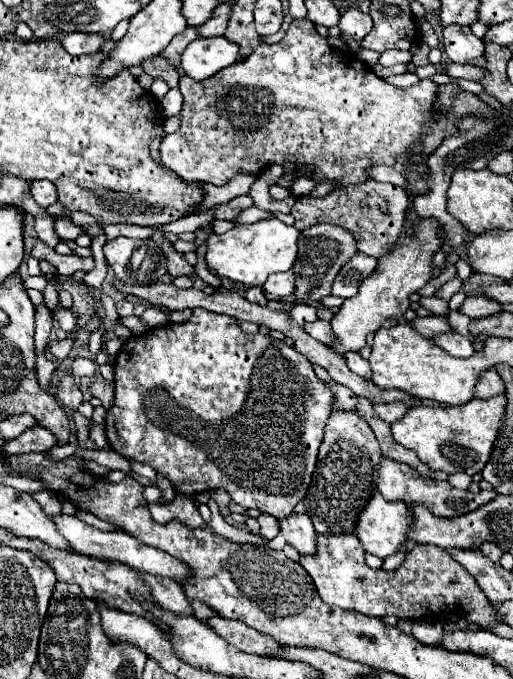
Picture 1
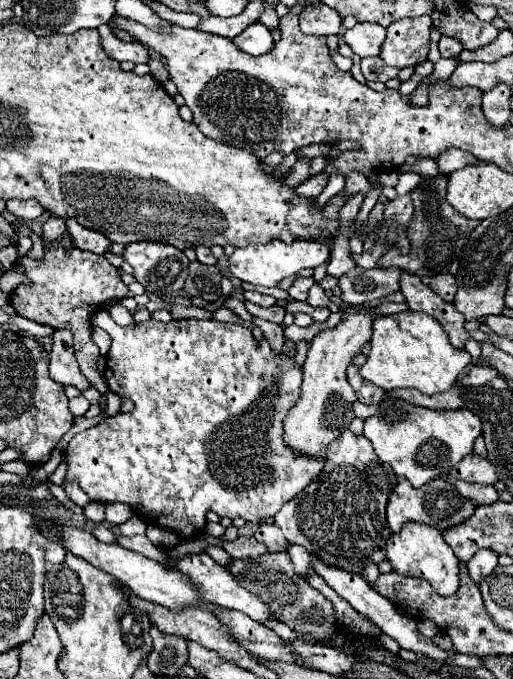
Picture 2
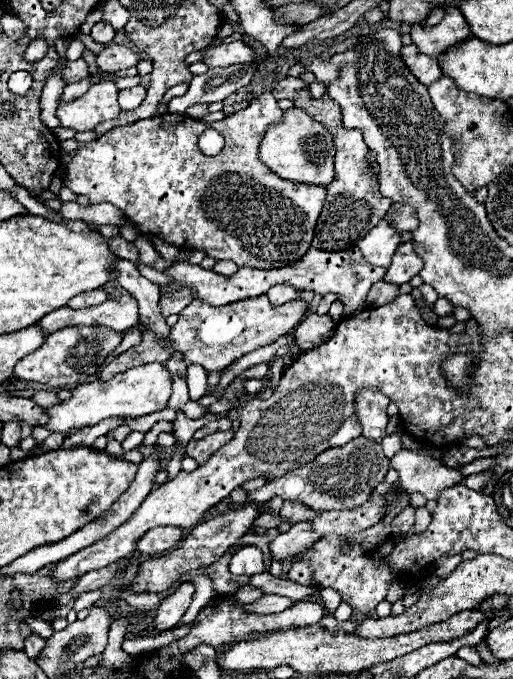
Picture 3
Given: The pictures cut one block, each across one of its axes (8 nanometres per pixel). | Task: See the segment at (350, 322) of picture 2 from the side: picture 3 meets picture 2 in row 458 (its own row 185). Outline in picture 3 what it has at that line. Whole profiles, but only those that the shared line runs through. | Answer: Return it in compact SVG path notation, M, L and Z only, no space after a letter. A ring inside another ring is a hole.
M290 108L284 112L282 122L268 126L258 158L280 178L326 186L334 178L334 152L336 148L332 144L330 132L320 122L312 120L304 110Z

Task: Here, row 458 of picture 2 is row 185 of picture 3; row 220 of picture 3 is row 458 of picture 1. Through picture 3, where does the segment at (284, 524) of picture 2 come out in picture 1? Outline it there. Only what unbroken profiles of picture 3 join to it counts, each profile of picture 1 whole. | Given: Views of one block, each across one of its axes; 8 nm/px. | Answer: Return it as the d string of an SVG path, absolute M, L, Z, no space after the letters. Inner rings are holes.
M334 410L324 428L324 440L318 450L316 470L308 494L304 498L306 514L312 518L312 524L318 534L354 532L356 518L360 516L370 496L376 492L376 474L380 458L380 444L368 422L360 418L354 410Z

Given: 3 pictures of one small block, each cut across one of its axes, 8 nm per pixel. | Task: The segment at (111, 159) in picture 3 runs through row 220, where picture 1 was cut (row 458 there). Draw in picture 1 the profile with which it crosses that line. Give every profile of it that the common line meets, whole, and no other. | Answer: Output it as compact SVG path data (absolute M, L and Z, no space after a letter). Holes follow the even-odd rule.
M192 310L192 316L188 322L184 324L164 324L158 328L150 328L148 332L140 334L140 336L132 336L126 340L126 344L122 346L118 358L116 358L116 366L114 366L114 404L112 408L106 412L106 438L108 444L114 452L122 454L124 458L142 462L142 464L150 464L158 474L166 476L174 488L182 494L194 496L206 490L218 490L224 488L232 500L236 504L240 504L242 508L256 508L260 512L268 512L272 516L276 516L278 520L286 518L294 506L304 498L304 494L308 492L310 480L312 480L312 472L316 468L316 454L320 448L320 438L324 436L324 426L334 410L334 400L332 400L332 392L328 390L328 386L324 386L322 380L318 380L312 364L300 354L296 352L292 346L284 344L282 340L274 340L270 336L264 334L244 334L238 328L238 322L234 318L228 316L220 316L220 314L212 314L208 310Z

